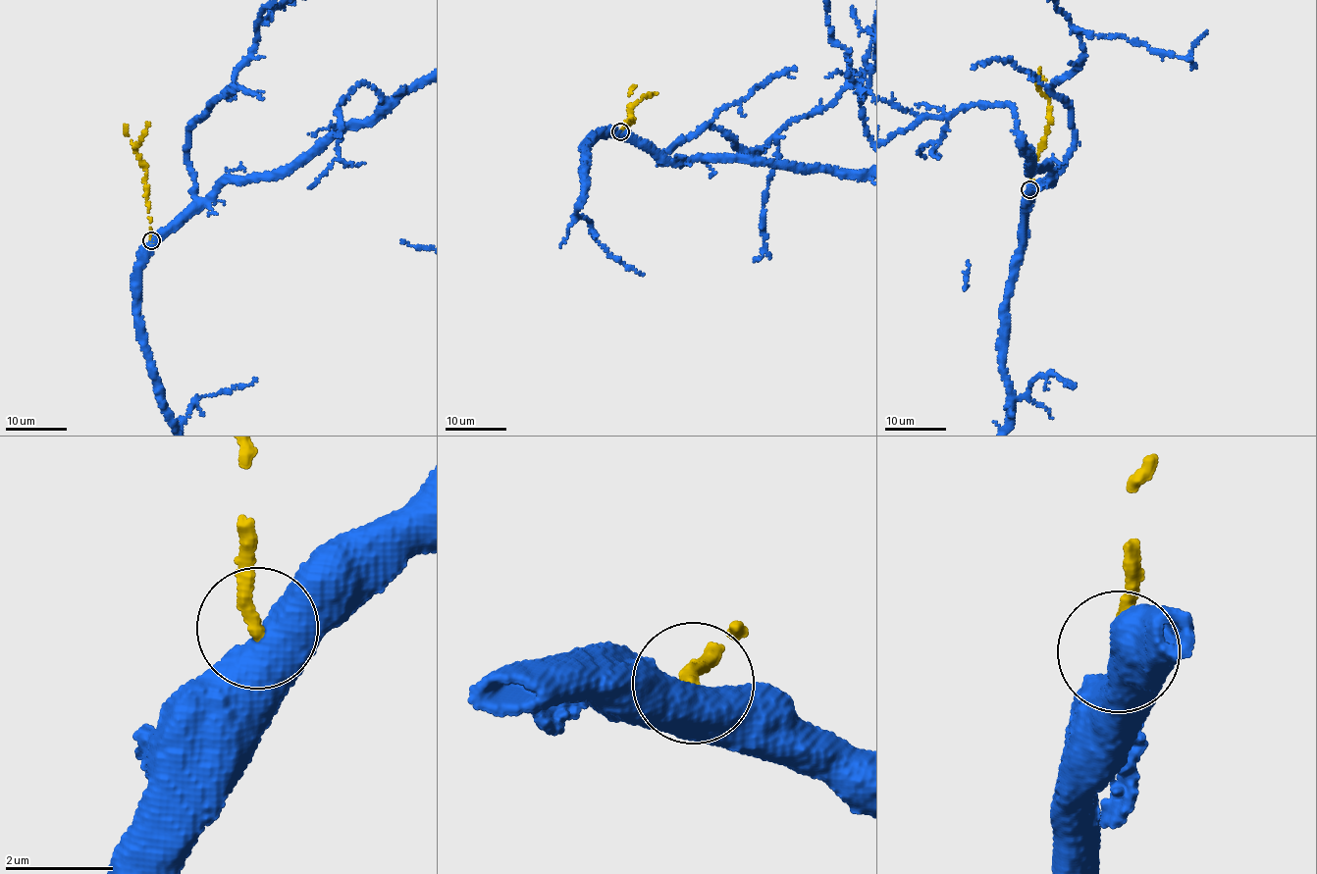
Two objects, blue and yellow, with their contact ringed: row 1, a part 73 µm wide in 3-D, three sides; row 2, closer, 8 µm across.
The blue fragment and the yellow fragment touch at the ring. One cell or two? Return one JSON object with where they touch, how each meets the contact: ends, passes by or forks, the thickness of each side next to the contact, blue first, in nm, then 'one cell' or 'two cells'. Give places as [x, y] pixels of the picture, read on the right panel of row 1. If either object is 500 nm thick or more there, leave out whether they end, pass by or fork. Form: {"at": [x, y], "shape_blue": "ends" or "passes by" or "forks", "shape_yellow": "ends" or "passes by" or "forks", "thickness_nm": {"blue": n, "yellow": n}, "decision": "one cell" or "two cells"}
{"at": [1029, 189], "thickness_nm": {"blue": 750, "yellow": 240}, "decision": "one cell"}

